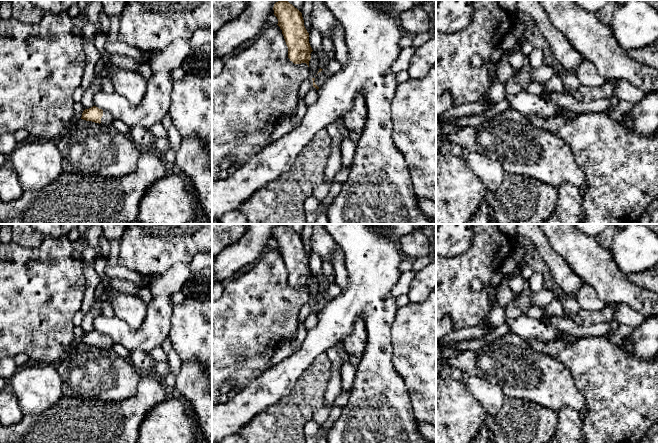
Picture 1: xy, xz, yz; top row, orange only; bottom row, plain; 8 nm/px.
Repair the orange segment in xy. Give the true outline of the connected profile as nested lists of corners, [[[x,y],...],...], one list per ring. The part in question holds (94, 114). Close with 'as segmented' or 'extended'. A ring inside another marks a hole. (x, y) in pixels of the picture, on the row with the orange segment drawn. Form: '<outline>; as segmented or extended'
[[[93,106],[83,111],[81,119],[107,126],[112,124],[114,118],[107,111]]]; extended

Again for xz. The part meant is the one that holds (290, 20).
[[[279,0],[273,7],[288,47],[288,58],[294,64],[306,63],[309,67],[311,52],[309,33],[304,26],[302,13],[287,0]]]; as segmented

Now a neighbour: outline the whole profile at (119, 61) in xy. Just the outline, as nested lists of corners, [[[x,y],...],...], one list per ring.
[[[108,53],[109,62],[112,66],[120,69],[135,70],[147,61],[136,61],[135,59],[115,53]]]

